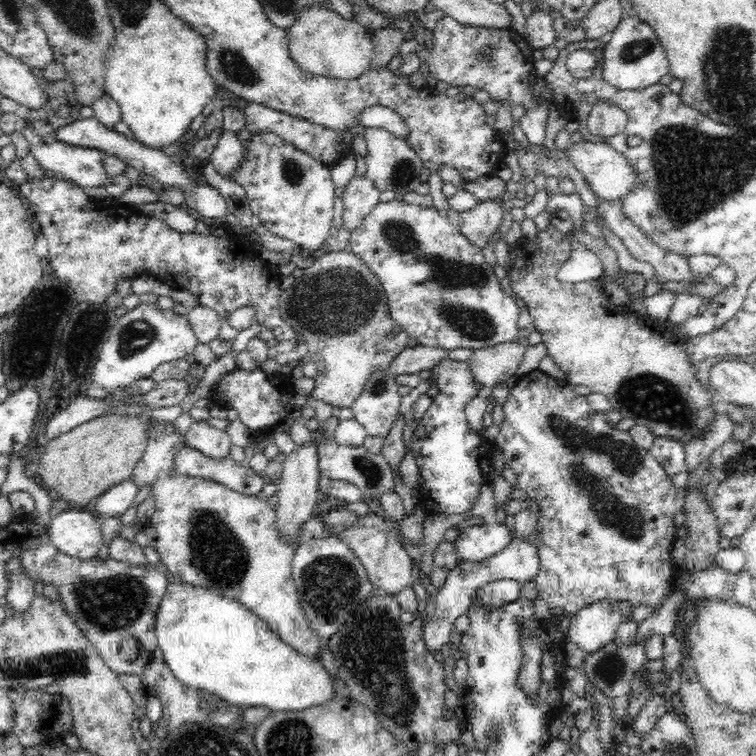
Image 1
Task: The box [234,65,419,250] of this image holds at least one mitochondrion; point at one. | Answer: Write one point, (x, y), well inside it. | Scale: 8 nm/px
(292, 172)

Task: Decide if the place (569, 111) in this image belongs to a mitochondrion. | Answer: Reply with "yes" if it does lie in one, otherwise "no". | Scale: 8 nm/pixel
no

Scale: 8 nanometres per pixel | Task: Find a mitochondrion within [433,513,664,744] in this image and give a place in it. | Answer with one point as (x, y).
(610, 667)

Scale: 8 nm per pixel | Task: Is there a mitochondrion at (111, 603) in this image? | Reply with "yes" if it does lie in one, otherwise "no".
yes

